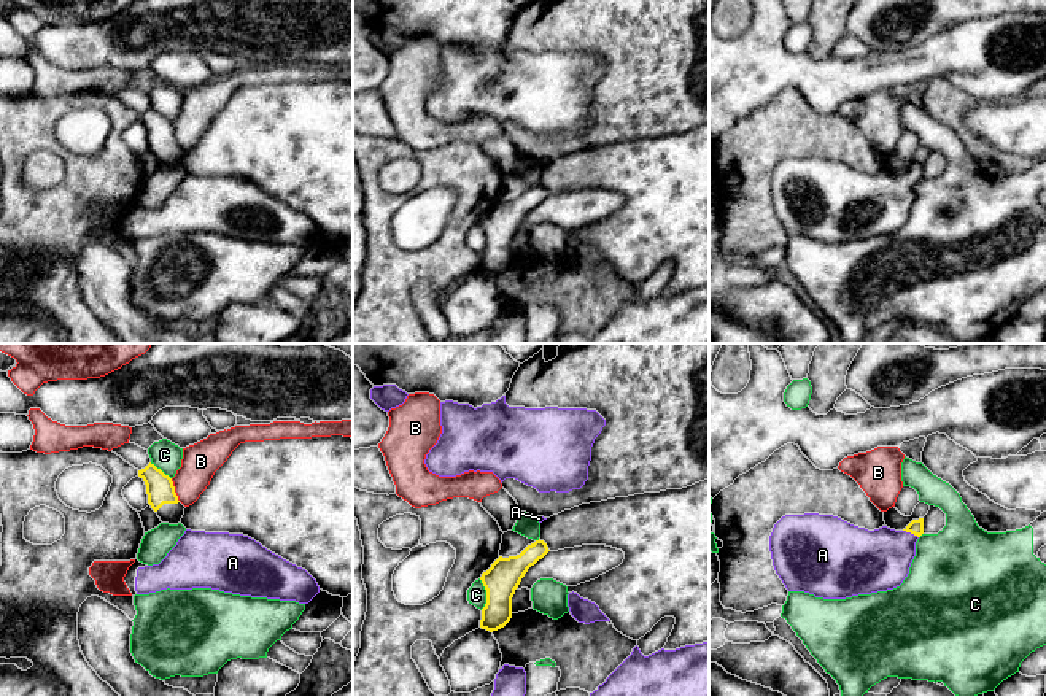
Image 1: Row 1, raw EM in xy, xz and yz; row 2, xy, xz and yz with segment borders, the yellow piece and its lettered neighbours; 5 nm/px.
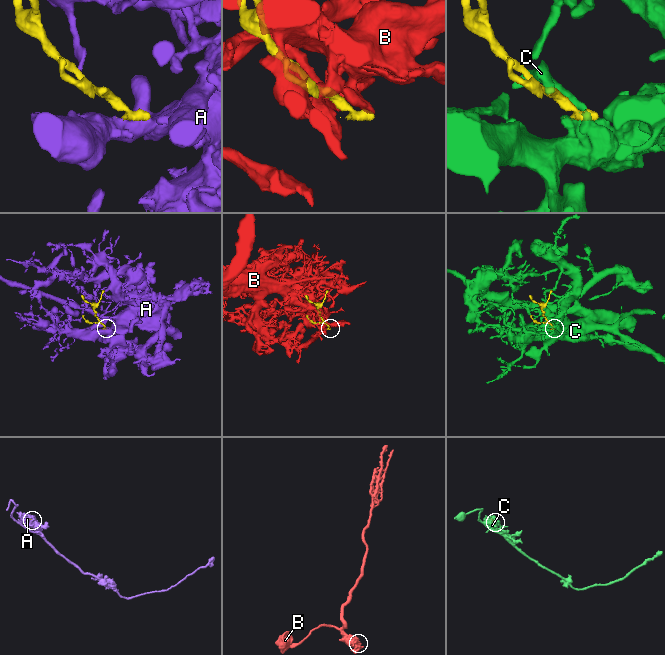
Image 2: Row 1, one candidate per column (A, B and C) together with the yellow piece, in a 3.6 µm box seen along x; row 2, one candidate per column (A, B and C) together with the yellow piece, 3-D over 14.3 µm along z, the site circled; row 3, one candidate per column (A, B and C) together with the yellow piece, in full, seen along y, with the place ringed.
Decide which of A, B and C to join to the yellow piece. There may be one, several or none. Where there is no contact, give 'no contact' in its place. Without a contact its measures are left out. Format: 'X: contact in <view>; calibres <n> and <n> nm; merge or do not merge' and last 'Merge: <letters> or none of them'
A: contact in yz; calibres 80 and 320 nm; merge
B: contact in xy; calibres 140 and 180 nm; do not merge
C: contact in xz; calibres 170 and 100 nm; do not merge
Merge: A

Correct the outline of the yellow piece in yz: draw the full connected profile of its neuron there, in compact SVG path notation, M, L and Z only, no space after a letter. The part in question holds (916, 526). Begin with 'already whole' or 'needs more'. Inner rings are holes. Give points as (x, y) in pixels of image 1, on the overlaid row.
needs more; M785 515L773 528L769 551L788 591L846 599L900 586L924 534L924 518L903 531L874 531L833 515Z

